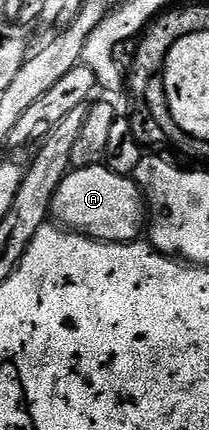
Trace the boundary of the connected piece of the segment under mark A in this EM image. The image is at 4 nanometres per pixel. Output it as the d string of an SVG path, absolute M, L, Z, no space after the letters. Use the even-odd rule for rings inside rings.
M105 163L87 168L76 168L67 174L64 182L56 190L56 198L50 207L53 219L61 227L78 232L81 236L91 236L94 240L107 240L110 244L129 244L137 241L138 236L143 235L144 221L147 219L148 212L144 207L144 197L138 185L129 176L116 174Z

